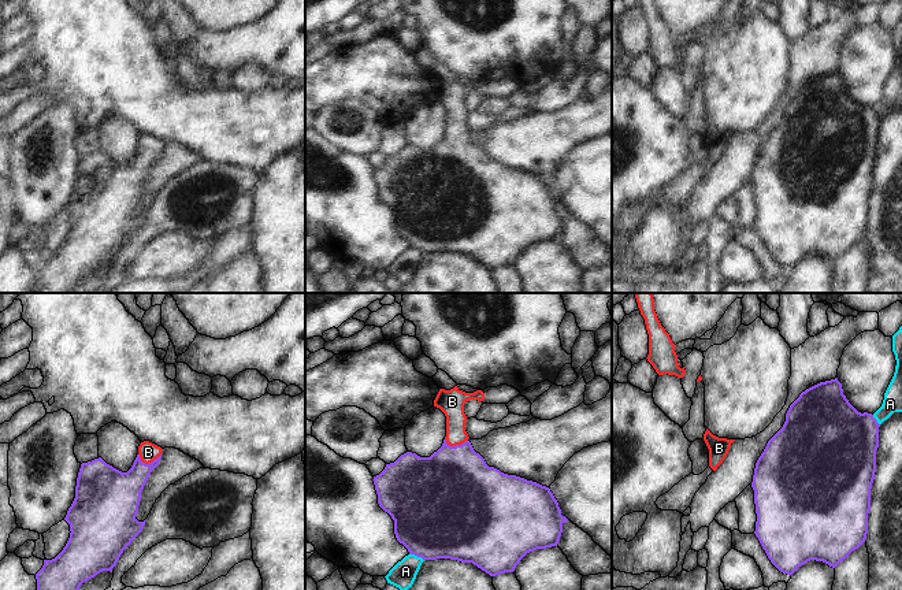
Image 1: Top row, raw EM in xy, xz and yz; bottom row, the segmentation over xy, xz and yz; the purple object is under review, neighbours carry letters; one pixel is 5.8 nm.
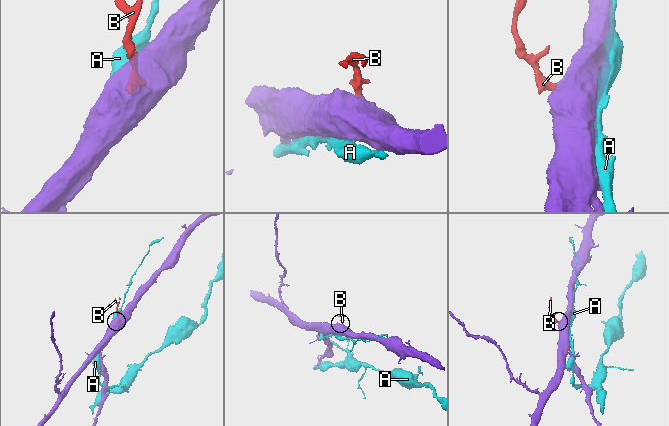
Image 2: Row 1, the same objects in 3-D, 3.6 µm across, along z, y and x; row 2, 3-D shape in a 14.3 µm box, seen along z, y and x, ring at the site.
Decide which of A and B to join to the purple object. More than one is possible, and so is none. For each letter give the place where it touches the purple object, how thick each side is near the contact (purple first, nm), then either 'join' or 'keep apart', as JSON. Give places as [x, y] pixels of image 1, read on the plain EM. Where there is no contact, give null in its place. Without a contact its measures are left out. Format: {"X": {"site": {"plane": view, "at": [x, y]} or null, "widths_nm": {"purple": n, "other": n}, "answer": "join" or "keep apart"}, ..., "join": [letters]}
{"A": {"site": {"plane": "xz", "at": [416, 248]}, "widths_nm": {"purple": 480, "other": 150}, "answer": "keep apart"}, "B": {"site": {"plane": "xy", "at": [149, 156]}, "widths_nm": {"purple": 260, "other": 120}, "answer": "join"}, "join": ["B"]}

